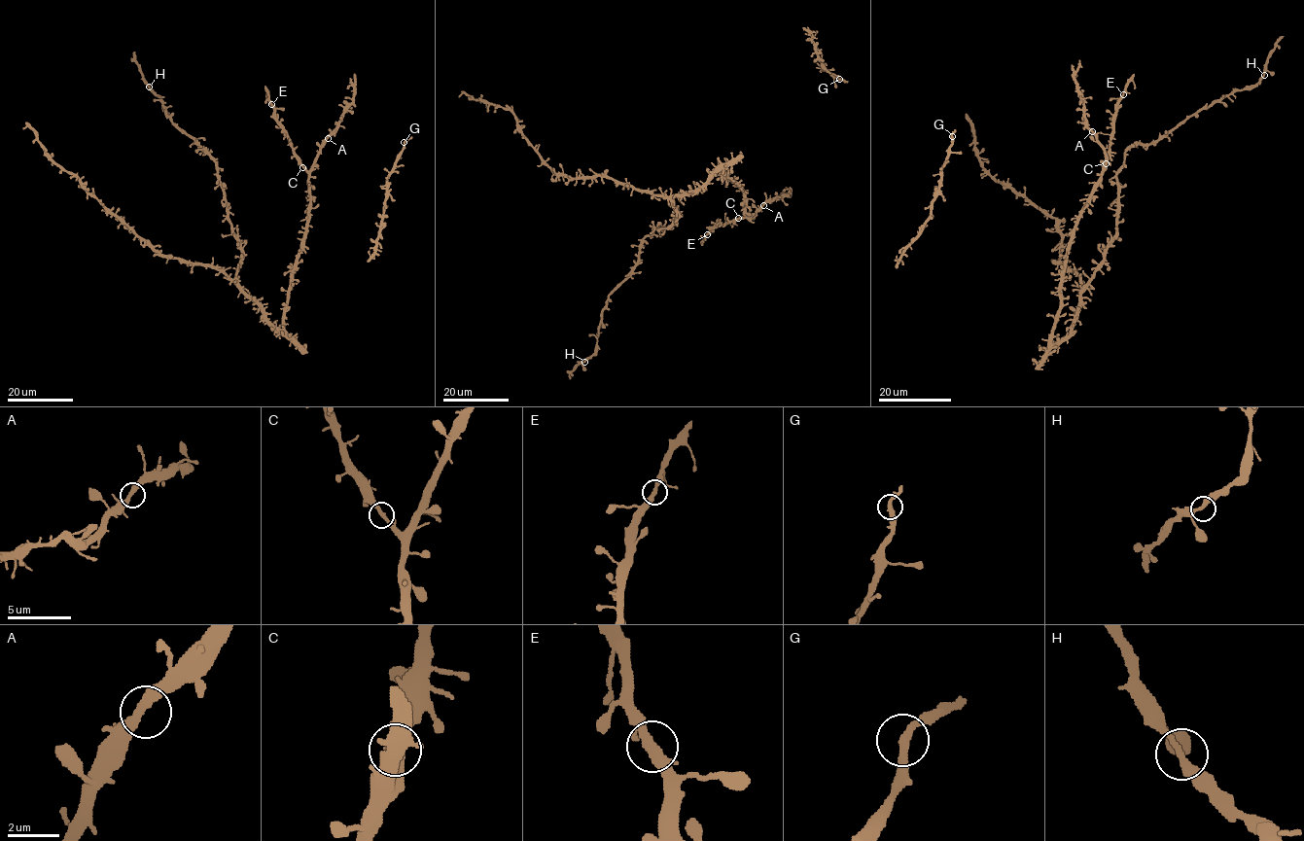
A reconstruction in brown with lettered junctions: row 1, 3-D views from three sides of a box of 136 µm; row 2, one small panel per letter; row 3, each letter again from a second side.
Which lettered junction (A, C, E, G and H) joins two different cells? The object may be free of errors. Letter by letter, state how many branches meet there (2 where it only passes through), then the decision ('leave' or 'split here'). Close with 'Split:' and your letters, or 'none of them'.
A: branches 2; leave
C: branches 2; leave
E: branches 2; leave
G: branches 2; leave
H: branches 2; leave
Split: none of them

